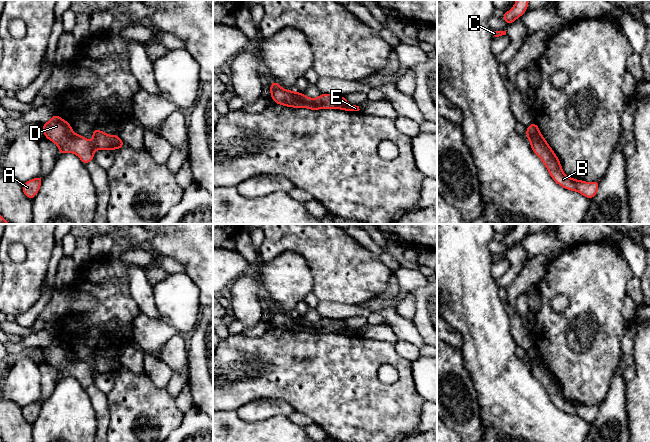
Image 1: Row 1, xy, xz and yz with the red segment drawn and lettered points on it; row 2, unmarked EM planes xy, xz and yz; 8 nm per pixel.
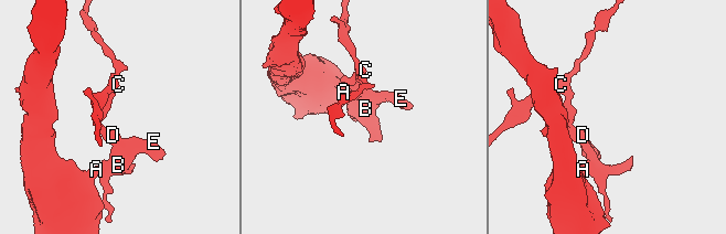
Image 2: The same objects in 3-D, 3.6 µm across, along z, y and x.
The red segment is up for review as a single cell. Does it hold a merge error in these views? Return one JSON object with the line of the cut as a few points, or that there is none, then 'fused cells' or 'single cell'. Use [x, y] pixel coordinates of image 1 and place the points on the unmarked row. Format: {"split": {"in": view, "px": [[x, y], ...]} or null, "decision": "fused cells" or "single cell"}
{"split": null, "decision": "single cell"}

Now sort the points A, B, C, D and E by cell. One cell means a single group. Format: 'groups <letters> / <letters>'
groups A B C D E

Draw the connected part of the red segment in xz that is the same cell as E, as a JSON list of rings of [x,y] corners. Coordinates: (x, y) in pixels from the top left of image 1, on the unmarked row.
[[[276,305],[270,309],[270,319],[275,328],[292,332],[307,332],[310,334],[340,333],[344,335],[359,335],[359,330],[349,328],[344,320],[322,317],[317,322],[310,322],[303,317],[283,313]]]

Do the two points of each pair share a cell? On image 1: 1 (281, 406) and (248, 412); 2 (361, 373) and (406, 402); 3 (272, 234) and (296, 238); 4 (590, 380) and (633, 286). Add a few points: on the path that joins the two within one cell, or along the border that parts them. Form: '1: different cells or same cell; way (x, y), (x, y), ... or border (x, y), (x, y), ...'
1: same cell; way (273, 407), (256, 410)
2: same cell; way (372, 384), (390, 402), (395, 402)
3: same cell; way (278, 234), (290, 234)
4: different cells; border (633, 276), (627, 286), (626, 294)

